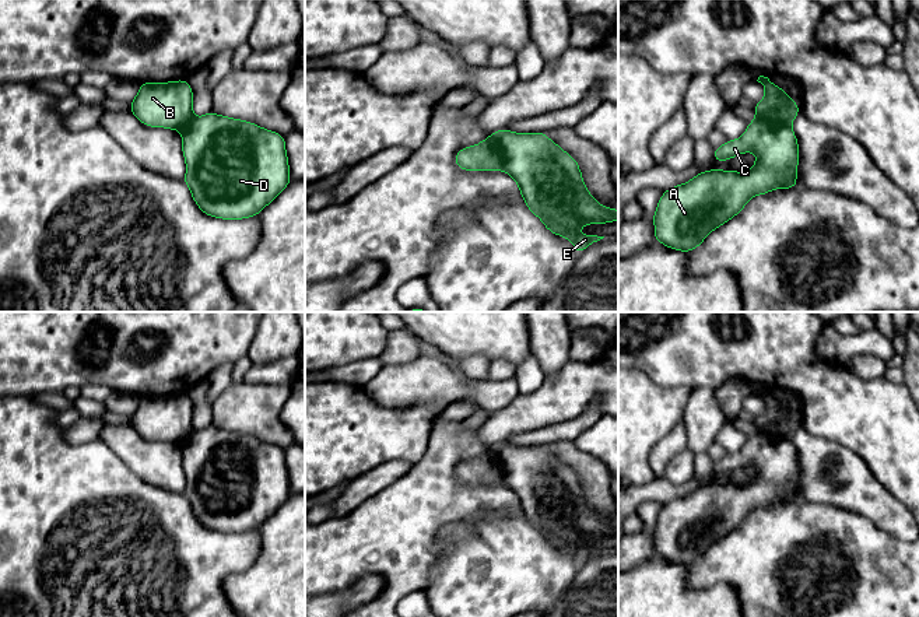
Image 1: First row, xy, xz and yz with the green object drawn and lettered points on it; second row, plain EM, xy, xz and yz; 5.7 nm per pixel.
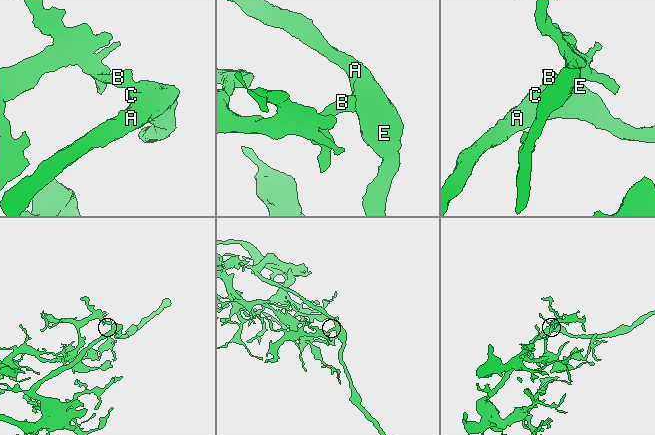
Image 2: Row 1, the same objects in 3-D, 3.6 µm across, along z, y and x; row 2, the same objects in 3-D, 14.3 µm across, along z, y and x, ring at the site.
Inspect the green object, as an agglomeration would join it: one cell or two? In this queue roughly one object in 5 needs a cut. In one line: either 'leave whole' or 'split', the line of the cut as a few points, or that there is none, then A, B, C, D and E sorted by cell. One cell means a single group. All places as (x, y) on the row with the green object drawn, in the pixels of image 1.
leave whole; cut none; groups A B C D E

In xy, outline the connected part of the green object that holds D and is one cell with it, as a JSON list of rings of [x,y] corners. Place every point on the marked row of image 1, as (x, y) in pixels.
[[[187,80],[141,83],[130,102],[133,113],[148,127],[164,127],[182,133],[186,164],[183,182],[201,213],[221,220],[256,217],[292,180],[285,137],[252,122],[208,112],[193,116],[193,91]]]

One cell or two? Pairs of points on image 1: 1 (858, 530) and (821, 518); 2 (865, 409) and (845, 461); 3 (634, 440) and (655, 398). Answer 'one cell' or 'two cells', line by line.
1: one cell
2: two cells
3: one cell

